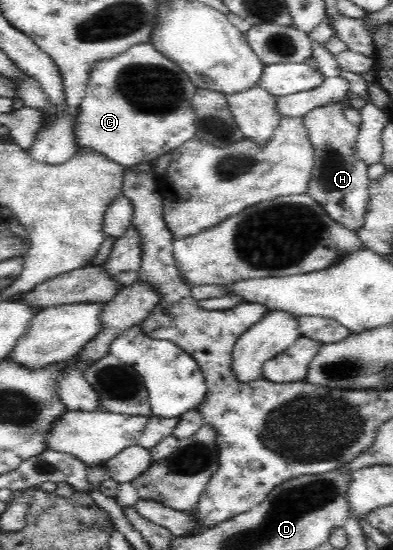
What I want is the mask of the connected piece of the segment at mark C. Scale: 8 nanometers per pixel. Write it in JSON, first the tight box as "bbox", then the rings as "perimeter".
{"bbox":[73,44,197,168],"perimeter":[[[152,44],[129,47],[116,59],[96,63],[91,73],[86,96],[77,106],[73,122],[77,153],[97,153],[125,168],[153,161],[195,137],[191,100],[197,87]]]}

